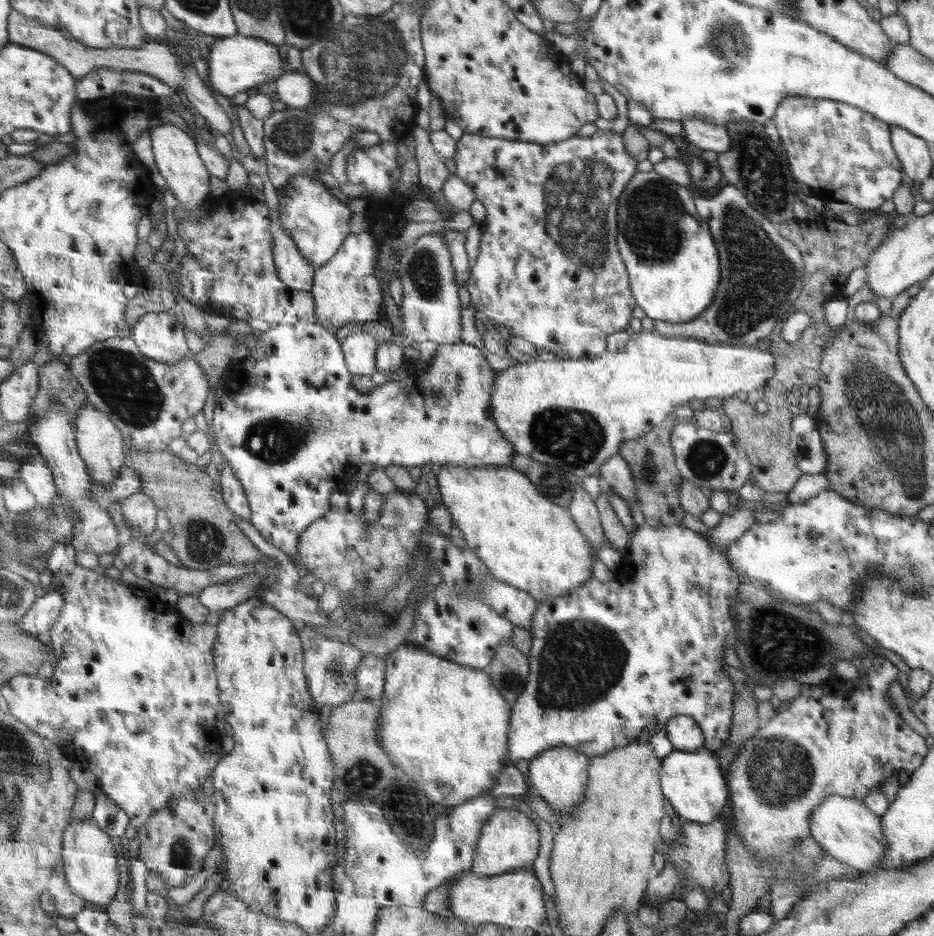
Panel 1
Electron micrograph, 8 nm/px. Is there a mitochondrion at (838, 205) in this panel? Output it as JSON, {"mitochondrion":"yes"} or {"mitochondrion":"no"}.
{"mitochondrion":"no"}

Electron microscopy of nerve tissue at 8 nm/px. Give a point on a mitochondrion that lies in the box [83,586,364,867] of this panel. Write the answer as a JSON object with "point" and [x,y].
{"point":[335,668]}

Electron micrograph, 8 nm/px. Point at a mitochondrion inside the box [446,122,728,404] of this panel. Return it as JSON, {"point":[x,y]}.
{"point":[576,192]}

